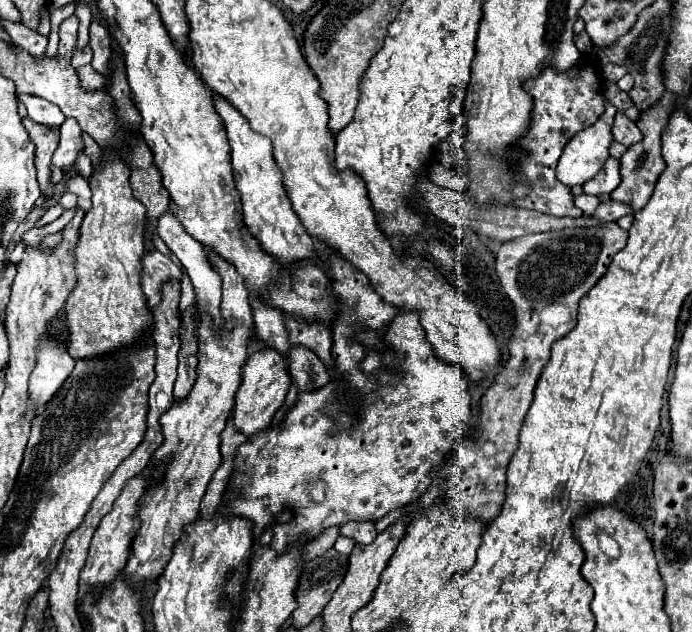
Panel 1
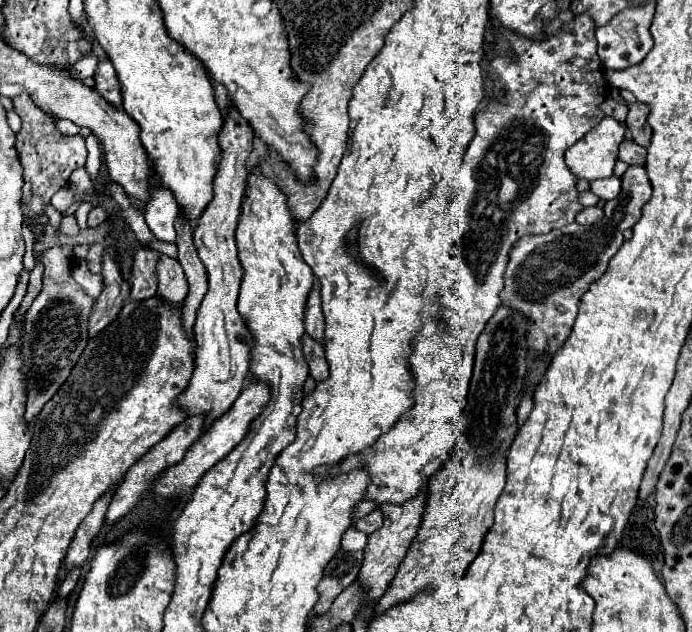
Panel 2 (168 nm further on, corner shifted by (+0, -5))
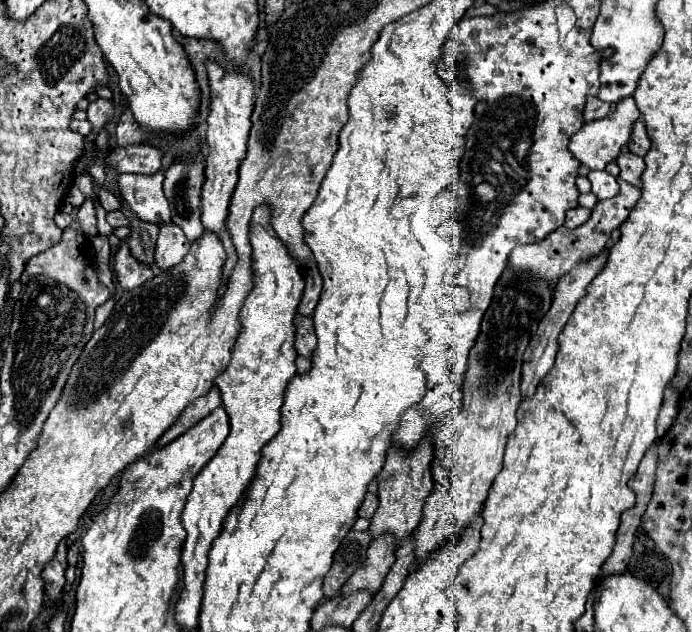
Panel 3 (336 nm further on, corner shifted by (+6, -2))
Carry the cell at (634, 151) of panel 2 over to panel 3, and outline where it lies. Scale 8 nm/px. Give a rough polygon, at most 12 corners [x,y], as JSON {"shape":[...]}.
{"shape":[[624,152],[616,158],[620,178],[642,188],[644,160]]}

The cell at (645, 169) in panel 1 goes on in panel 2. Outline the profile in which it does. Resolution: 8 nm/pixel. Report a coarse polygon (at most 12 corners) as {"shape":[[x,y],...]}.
{"shape":[[630,165],[602,221],[514,243],[500,301],[526,317],[532,363],[556,353],[580,297],[642,217]]}

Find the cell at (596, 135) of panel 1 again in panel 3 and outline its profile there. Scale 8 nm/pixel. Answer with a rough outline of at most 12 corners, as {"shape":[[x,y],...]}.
{"shape":[[632,98],[586,122],[570,152],[590,170],[618,158],[640,118]]}

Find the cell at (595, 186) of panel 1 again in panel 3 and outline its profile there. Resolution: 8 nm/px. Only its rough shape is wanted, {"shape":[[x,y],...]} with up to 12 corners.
{"shape":[[606,170],[588,174],[598,200],[618,194],[618,182]]}

